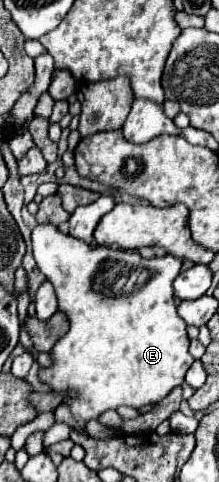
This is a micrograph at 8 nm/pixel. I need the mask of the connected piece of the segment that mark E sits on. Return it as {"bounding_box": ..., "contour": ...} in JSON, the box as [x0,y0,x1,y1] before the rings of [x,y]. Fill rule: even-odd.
{"bounding_box":[32,225,194,427],"contour":[[[36,225],[32,229],[32,251],[38,269],[46,275],[46,279],[54,285],[58,295],[58,307],[70,317],[70,331],[54,345],[52,349],[52,367],[40,369],[40,381],[48,383],[52,391],[64,393],[66,405],[70,407],[76,421],[84,427],[86,421],[98,419],[100,413],[106,409],[116,409],[120,405],[142,407],[154,405],[162,401],[174,387],[184,383],[184,375],[188,367],[194,363],[192,355],[188,353],[188,333],[186,323],[178,317],[174,305],[174,289],[172,281],[178,277],[182,259],[174,255],[142,259],[136,251],[120,251],[114,247],[88,247],[84,241],[74,239],[70,235],[60,233],[52,225]],[[122,263],[132,269],[146,269],[148,279],[140,289],[130,293],[120,293],[108,287],[104,273],[110,265]],[[66,391],[76,391],[78,397],[70,399]]]}

